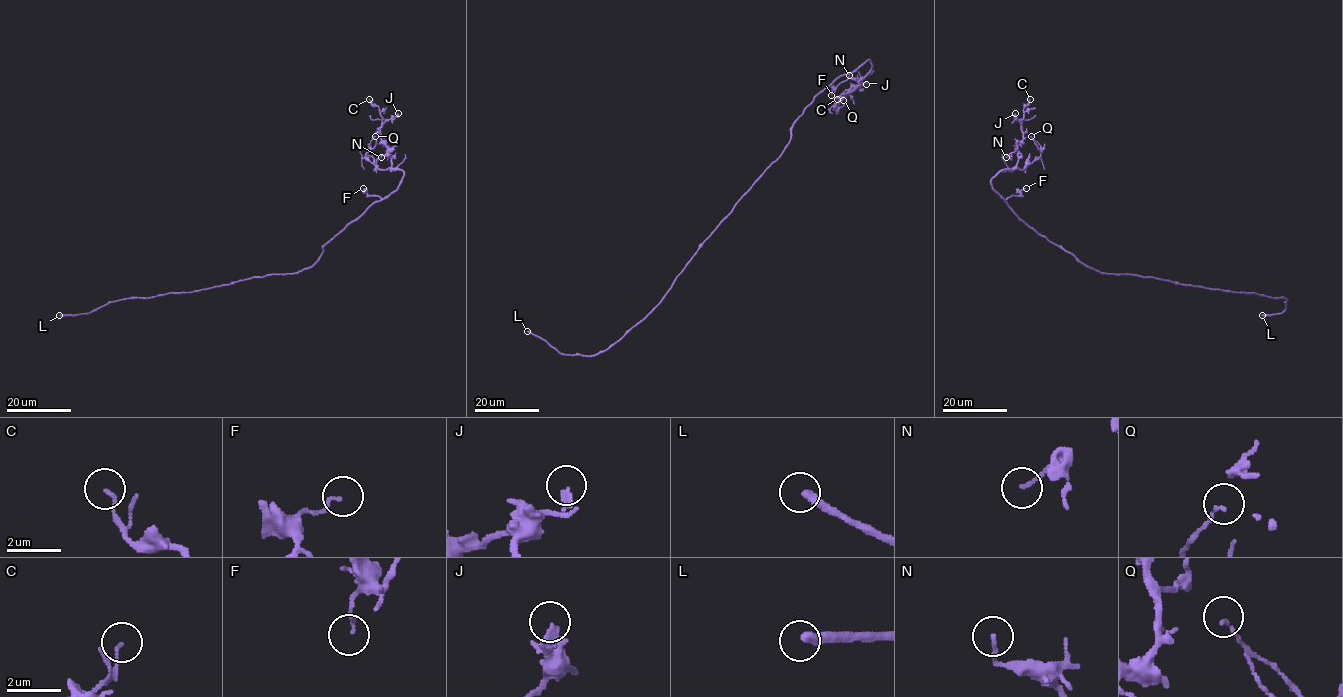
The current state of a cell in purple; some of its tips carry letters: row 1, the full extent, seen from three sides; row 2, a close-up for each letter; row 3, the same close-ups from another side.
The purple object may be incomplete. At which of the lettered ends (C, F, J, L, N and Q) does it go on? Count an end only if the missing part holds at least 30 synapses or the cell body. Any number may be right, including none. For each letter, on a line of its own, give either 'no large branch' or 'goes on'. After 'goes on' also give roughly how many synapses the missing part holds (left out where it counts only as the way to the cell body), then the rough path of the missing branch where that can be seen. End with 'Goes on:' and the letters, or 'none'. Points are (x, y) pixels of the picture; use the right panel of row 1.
C: no large branch
F: no large branch
J: no large branch
L: goes on | 200 syn | (1262, 315), (1219, 346), (1223, 362), (1207, 394), (1217, 415)
N: no large branch
Q: no large branch
Goes on: L

